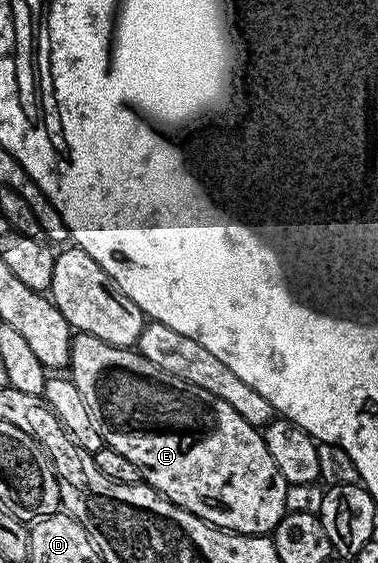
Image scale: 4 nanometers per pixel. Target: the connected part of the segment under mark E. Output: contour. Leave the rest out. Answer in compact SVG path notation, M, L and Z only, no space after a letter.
M75 333L70 339L70 364L68 367L68 376L80 388L80 396L84 396L84 404L88 404L88 412L92 412L92 420L100 432L105 445L116 448L116 452L136 464L142 473L142 482L152 487L168 499L169 502L175 502L180 508L192 512L198 518L209 522L212 526L217 526L223 530L228 530L236 534L261 534L269 535L280 524L280 520L288 513L286 506L286 490L288 484L284 476L280 476L280 468L276 468L276 460L268 452L268 448L262 439L262 430L257 426L248 424L232 404L220 400L220 396L212 396L212 392L204 392L204 388L196 388L196 384L188 384L152 364L143 354L139 354L137 349L127 348L125 346L113 346L104 344L104 340L96 340L96 336Z

